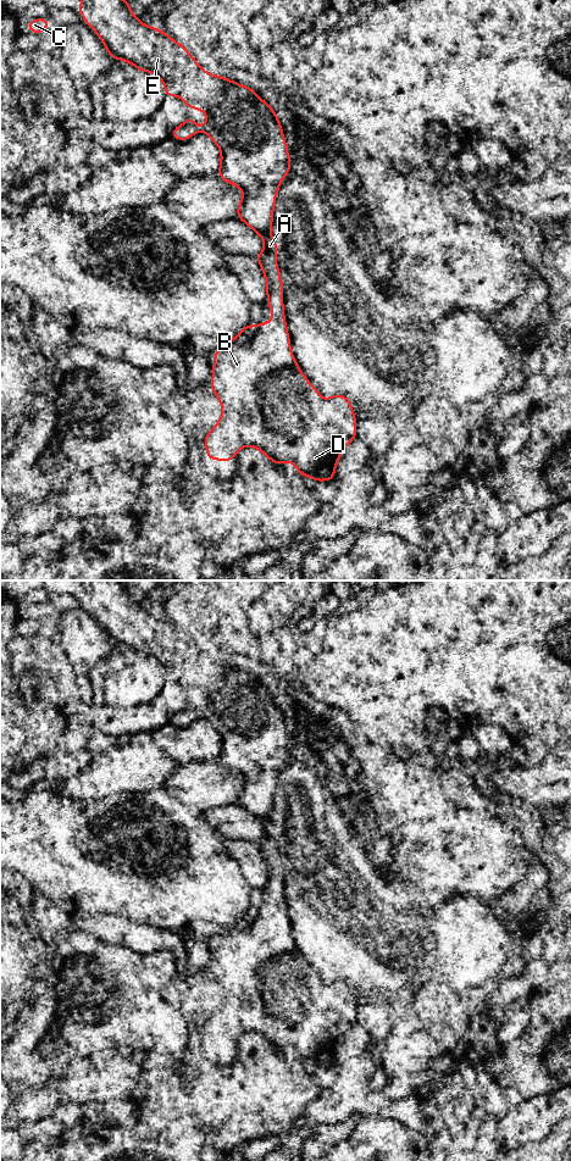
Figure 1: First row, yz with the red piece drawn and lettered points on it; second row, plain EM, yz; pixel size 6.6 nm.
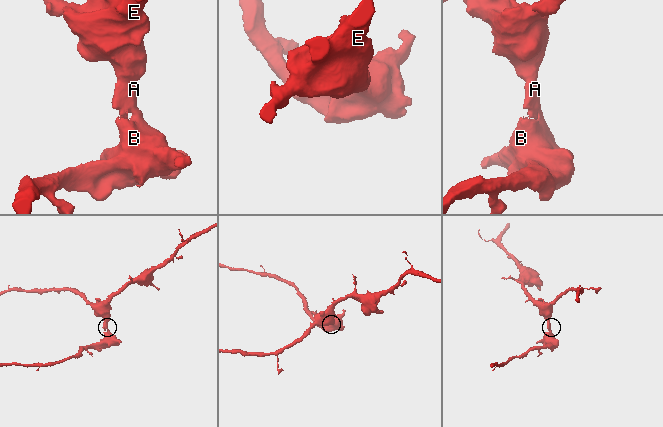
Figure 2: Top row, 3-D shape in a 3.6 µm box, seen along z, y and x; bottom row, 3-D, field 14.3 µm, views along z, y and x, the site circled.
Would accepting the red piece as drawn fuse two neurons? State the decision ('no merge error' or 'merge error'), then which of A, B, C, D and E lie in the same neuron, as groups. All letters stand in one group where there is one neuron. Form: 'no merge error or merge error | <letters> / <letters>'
no merge error | A B C D E

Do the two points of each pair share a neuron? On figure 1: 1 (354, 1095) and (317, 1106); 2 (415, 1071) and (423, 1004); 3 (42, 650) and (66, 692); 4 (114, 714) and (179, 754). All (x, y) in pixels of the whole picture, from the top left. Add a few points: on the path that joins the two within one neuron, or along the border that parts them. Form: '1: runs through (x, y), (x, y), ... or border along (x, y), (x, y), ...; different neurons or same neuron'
1: runs through (345, 1096), (326, 1105); same neuron
2: runs through (415, 1054), (415, 1021); same neuron
3: runs through (51, 660), (65, 682); same neuron
4: border along (170, 720), (150, 733); different neurons

